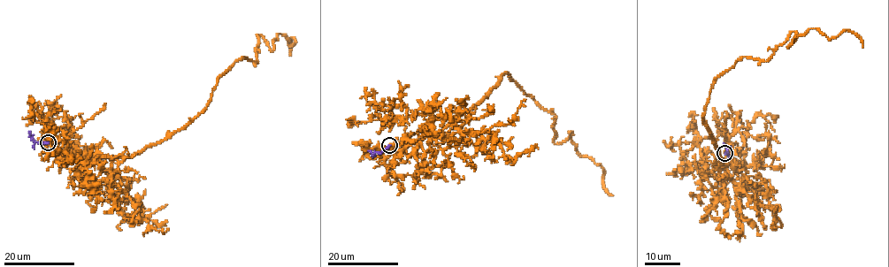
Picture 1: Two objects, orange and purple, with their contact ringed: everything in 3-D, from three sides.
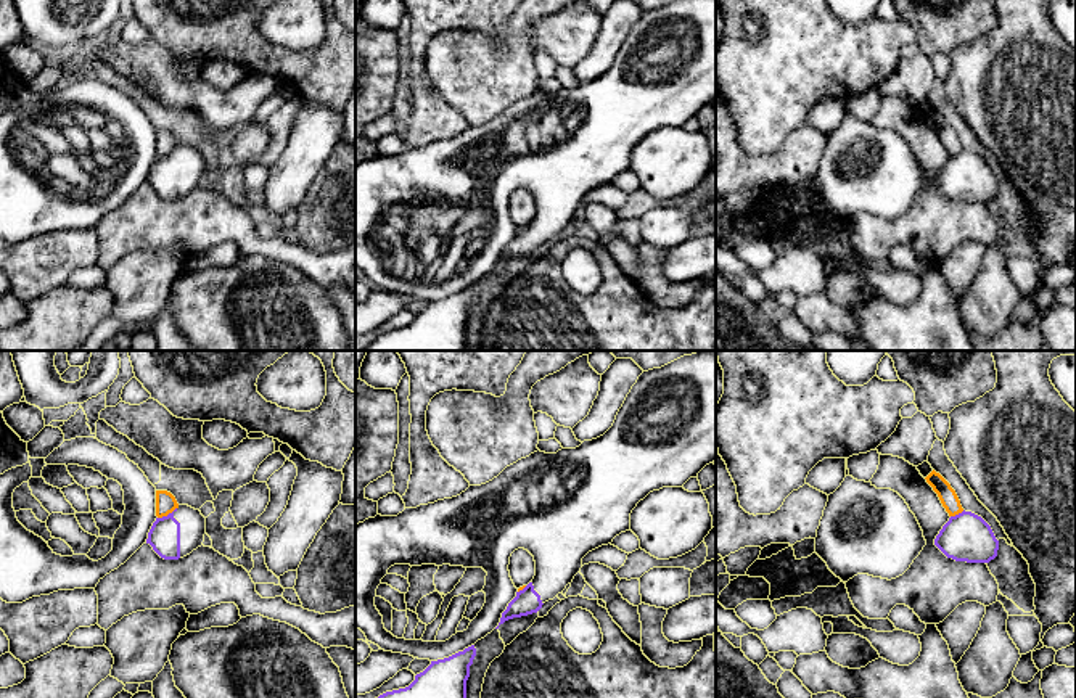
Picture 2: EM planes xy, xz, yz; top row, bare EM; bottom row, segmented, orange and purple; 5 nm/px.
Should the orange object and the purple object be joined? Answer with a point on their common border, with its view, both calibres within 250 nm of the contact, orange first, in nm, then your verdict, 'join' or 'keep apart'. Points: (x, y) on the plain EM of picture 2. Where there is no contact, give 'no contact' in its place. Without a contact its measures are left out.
contact xy (166, 155); calibres 100 and 160 nm; keep apart

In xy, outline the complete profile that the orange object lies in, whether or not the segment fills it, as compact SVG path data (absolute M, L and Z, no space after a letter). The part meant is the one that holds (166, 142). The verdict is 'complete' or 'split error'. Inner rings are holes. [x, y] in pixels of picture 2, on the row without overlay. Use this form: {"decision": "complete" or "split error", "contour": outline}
{"decision": "complete", "contour": "M156 130L156 156L162 158L179 148L175 137L167 130Z"}

